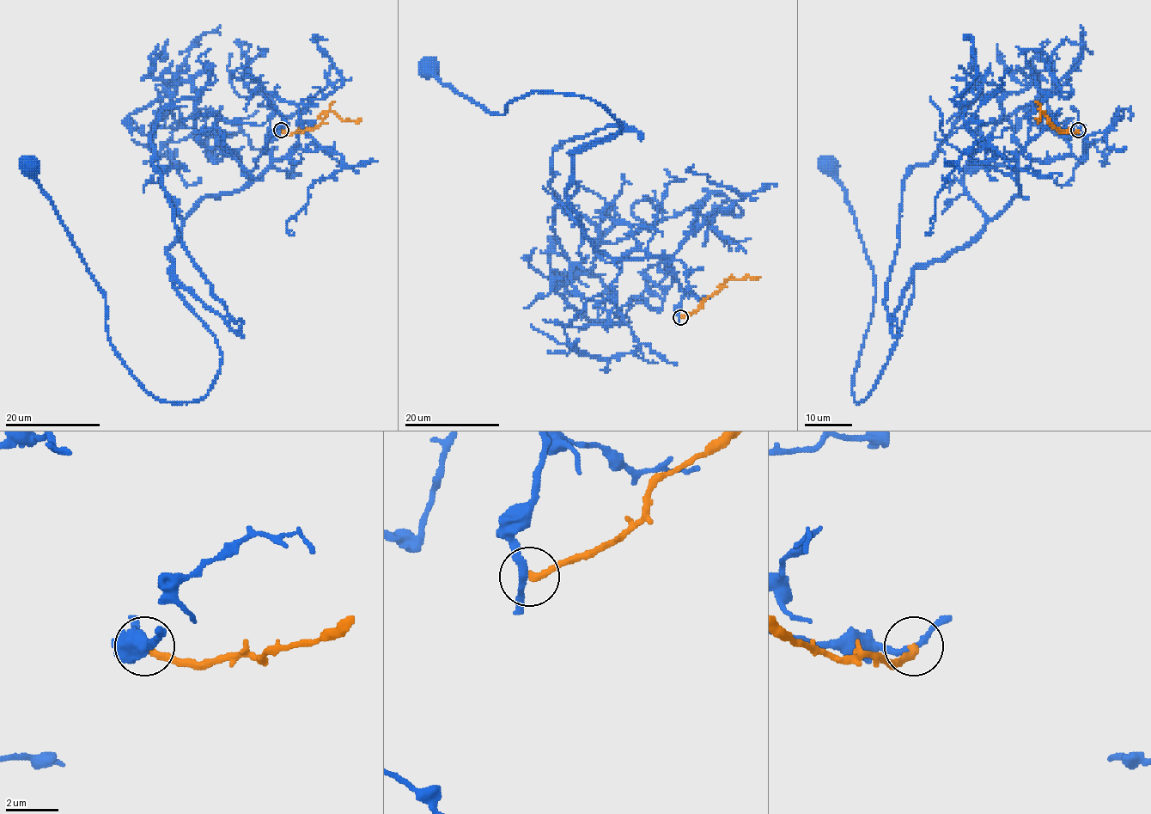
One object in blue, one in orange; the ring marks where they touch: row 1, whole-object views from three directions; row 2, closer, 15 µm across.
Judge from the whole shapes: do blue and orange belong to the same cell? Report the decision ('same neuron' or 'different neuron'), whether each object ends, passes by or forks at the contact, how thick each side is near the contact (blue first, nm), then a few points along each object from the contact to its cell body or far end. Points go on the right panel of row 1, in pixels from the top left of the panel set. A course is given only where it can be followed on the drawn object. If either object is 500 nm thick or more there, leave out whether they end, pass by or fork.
different neuron; blue passes by; orange ends; calibres 240 and 260 nm; course blue (1077, 130), (1036, 136), (1017, 159), (1019, 195), (914, 269), (898, 336), (858, 402), (875, 276), (830, 165); course orange (1077, 130), (1074, 133), (1060, 131), (1039, 110), (1038, 119)

